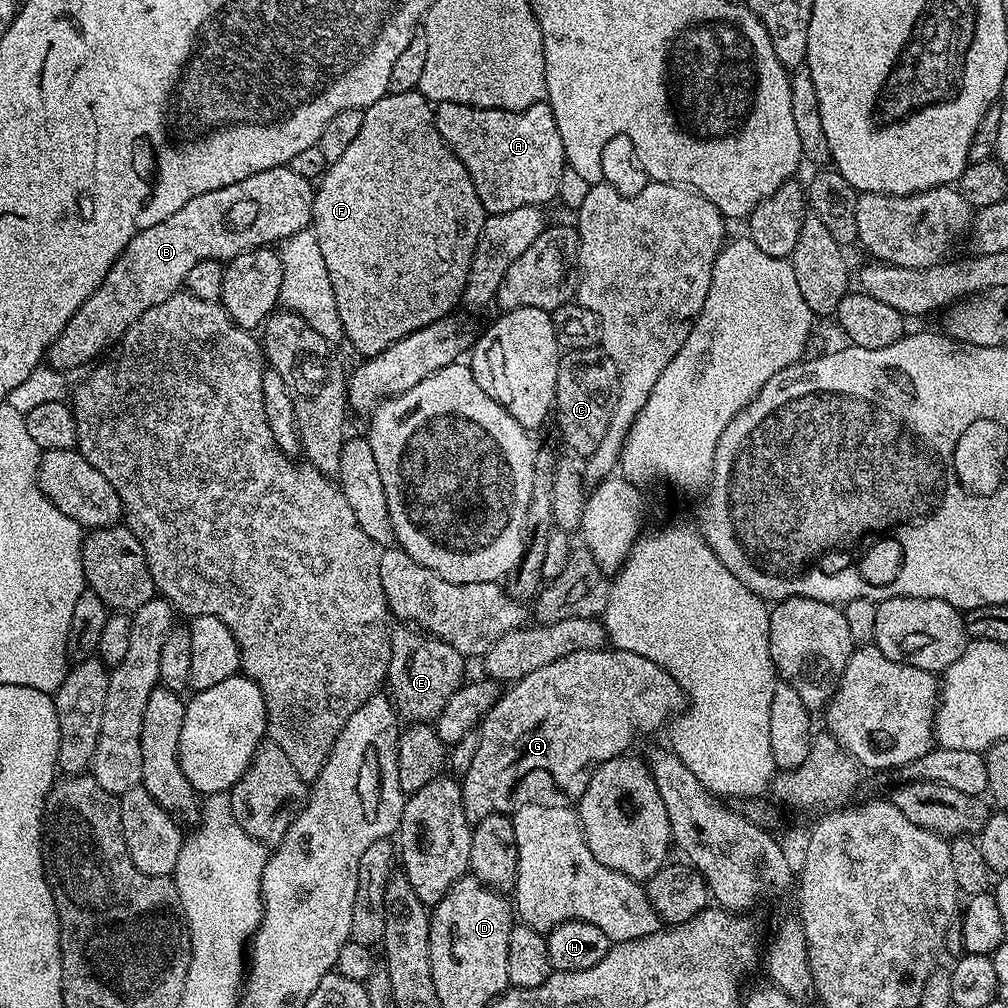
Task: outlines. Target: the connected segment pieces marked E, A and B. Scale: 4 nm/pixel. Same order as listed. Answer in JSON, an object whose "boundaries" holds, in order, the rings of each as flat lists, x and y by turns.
{"boundaries":[[[415,626,396,627,390,632,392,649,388,663,387,691,401,721,413,724,435,721,447,700,465,683,465,657,454,650,454,646,420,631]],[[442,102,435,105,434,111,438,134,466,166,485,213,518,210,518,206,545,206,557,199,566,161,562,134,558,134,547,102,521,112]],[[285,166,250,174,242,182,190,198,182,210,158,222,158,226,142,230,125,246,98,290,78,306,74,318,66,322,62,334,46,349,47,363,59,370,91,365,119,344,126,330,150,306,158,306,158,302,166,302,181,291,186,274,198,262,227,262,246,250,272,246,305,231,312,222,313,195,313,181]]]}

